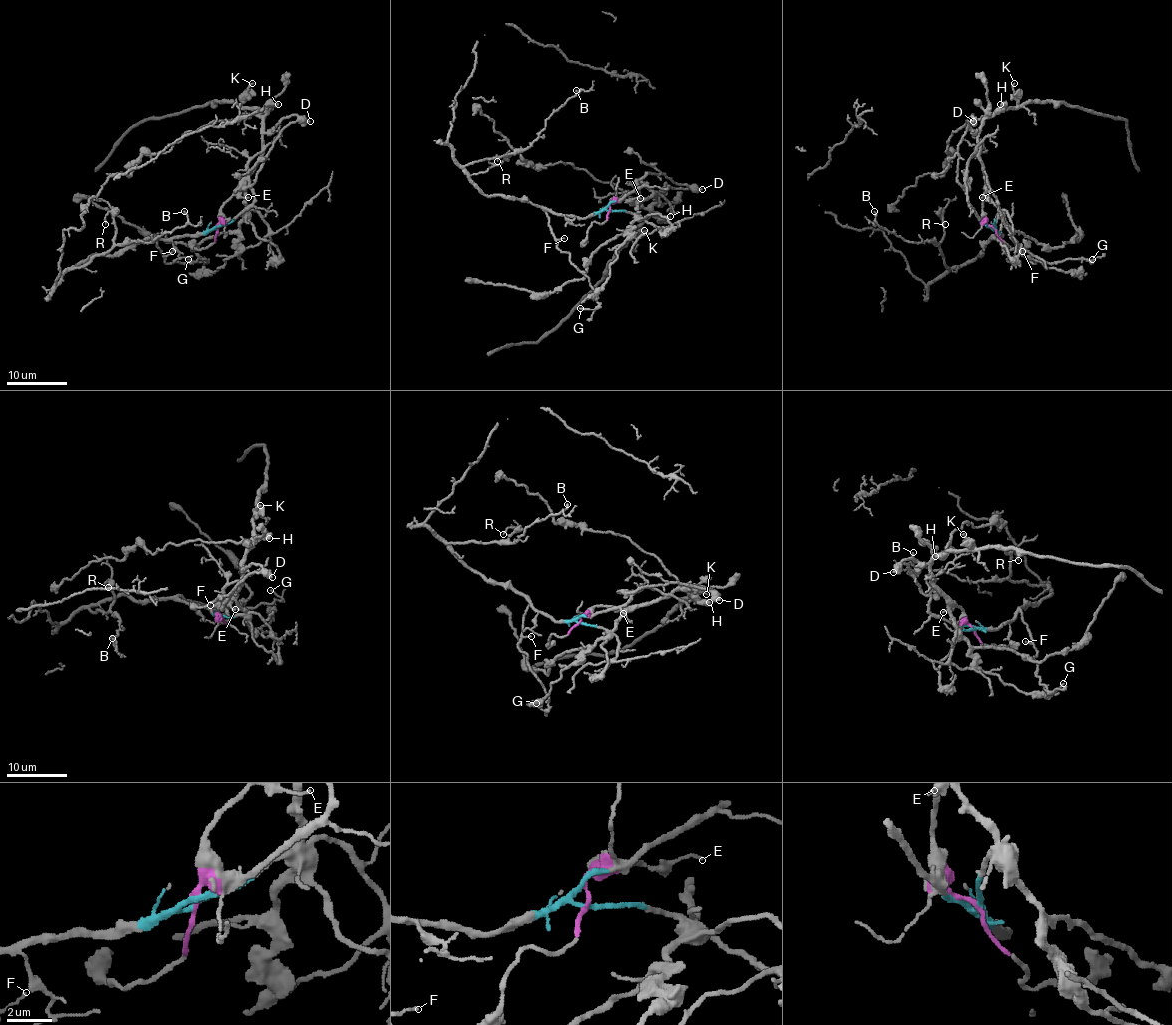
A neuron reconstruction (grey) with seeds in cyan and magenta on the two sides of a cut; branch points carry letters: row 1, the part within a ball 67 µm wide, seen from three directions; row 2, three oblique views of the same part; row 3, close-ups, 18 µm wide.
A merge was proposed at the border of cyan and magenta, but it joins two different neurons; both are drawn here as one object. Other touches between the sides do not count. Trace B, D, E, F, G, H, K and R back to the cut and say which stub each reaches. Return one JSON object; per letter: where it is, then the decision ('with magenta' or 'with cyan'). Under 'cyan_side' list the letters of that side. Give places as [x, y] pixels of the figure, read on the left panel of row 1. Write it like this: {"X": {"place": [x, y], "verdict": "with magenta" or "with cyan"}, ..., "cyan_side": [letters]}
{"B": {"place": [184, 211], "verdict": "with cyan"}, "D": {"place": [310, 121], "verdict": "with magenta"}, "E": {"place": [248, 197], "verdict": "with magenta"}, "F": {"place": [172, 251], "verdict": "with cyan"}, "G": {"place": [188, 259], "verdict": "with cyan"}, "H": {"place": [278, 104], "verdict": "with magenta"}, "K": {"place": [252, 83], "verdict": "with magenta"}, "R": {"place": [105, 224], "verdict": "with cyan"}, "cyan_side": ["B", "F", "G", "R"]}

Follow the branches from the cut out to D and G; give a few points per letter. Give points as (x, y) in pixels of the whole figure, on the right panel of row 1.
D: (995, 227), (987, 224), (983, 208), (984, 176), (978, 137), (971, 128), (972, 114), (974, 122)
G: (995, 227), (1002, 235), (998, 239), (996, 235), (1033, 263), (1070, 259), (1093, 262), (1091, 259)

